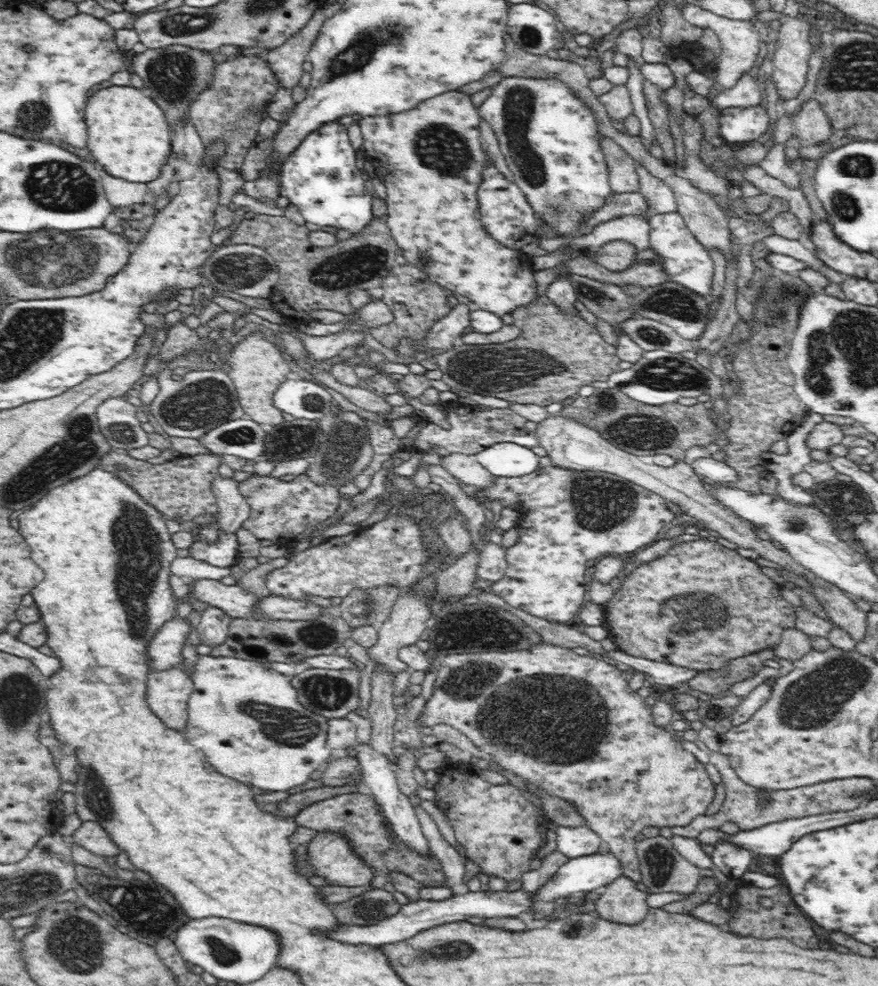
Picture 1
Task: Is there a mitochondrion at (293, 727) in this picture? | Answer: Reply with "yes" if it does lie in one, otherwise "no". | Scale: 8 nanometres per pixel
yes

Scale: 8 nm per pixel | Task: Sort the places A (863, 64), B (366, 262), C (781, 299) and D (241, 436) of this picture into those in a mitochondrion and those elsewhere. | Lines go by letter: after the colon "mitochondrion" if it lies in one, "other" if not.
A: mitochondrion
B: mitochondrion
C: mitochondrion
D: mitochondrion

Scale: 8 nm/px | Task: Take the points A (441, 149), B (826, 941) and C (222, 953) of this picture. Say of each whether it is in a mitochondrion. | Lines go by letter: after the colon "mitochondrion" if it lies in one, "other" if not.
A: mitochondrion
B: other
C: mitochondrion

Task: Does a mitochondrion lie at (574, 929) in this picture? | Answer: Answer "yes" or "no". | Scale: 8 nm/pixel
no

